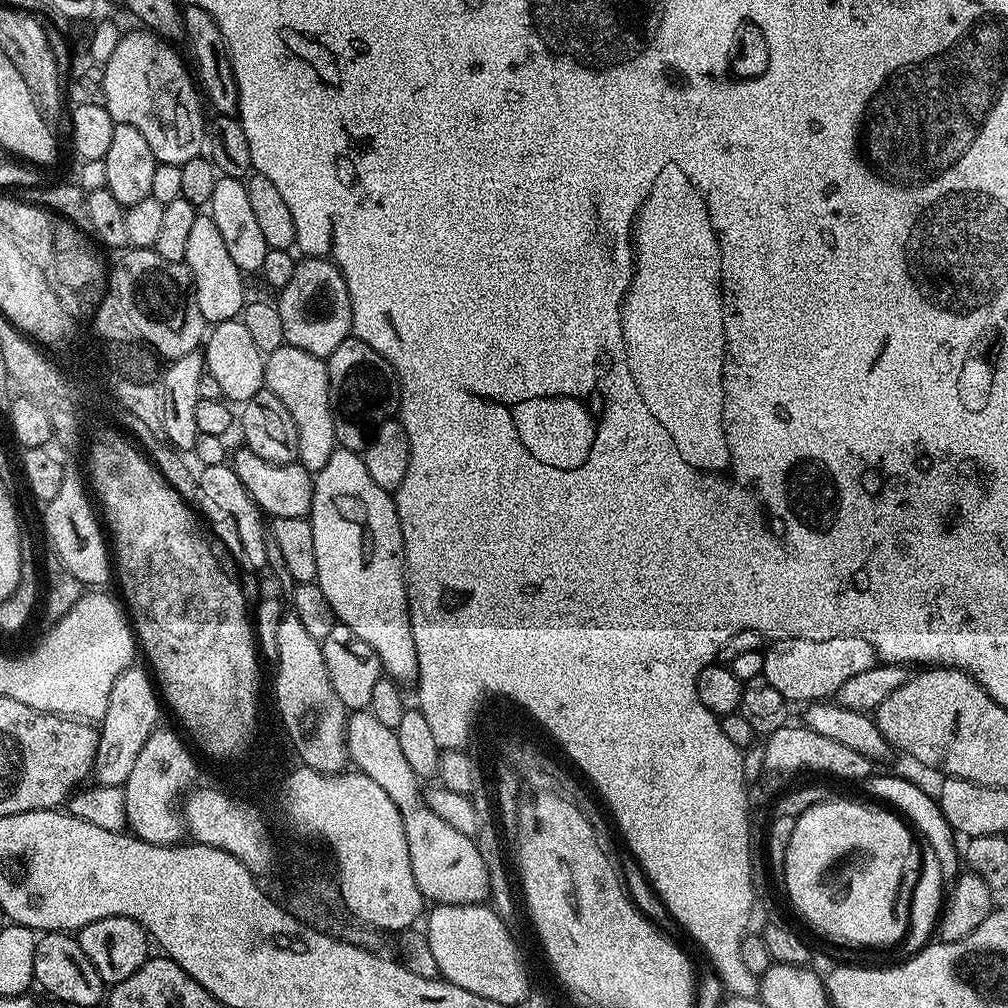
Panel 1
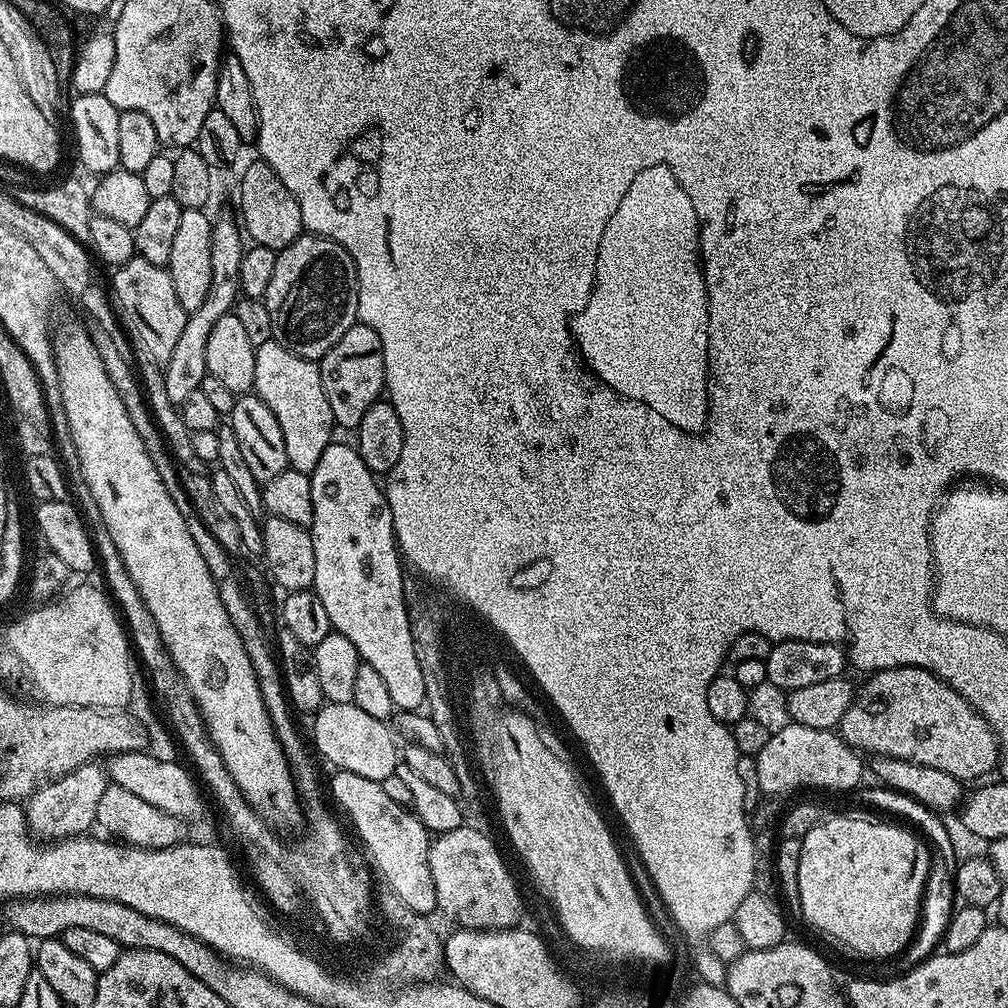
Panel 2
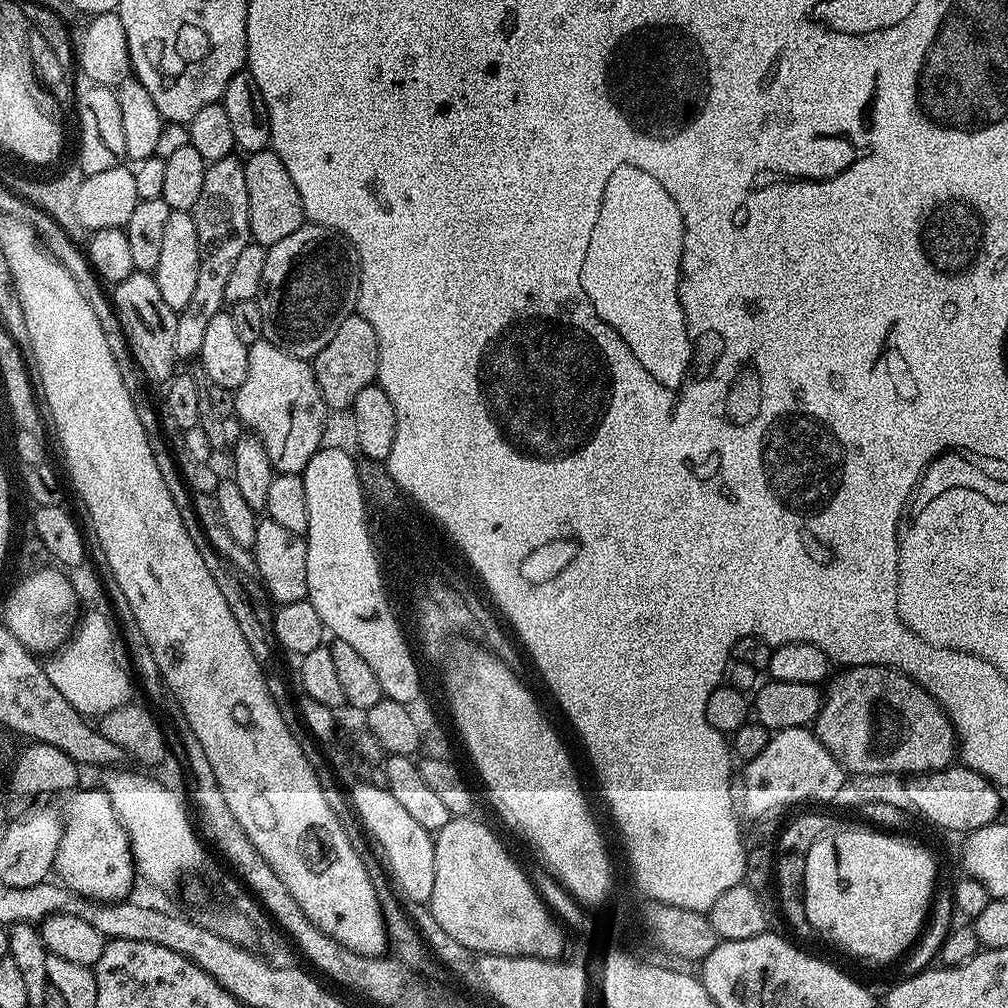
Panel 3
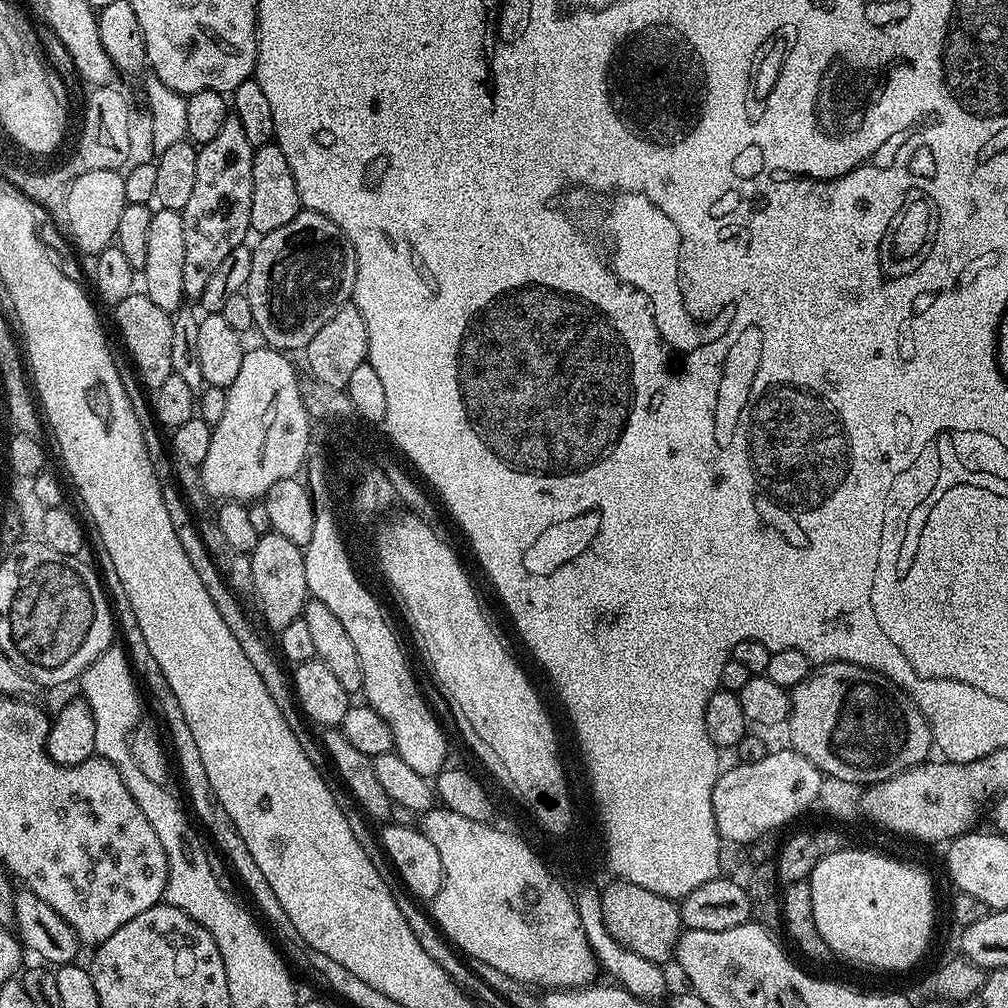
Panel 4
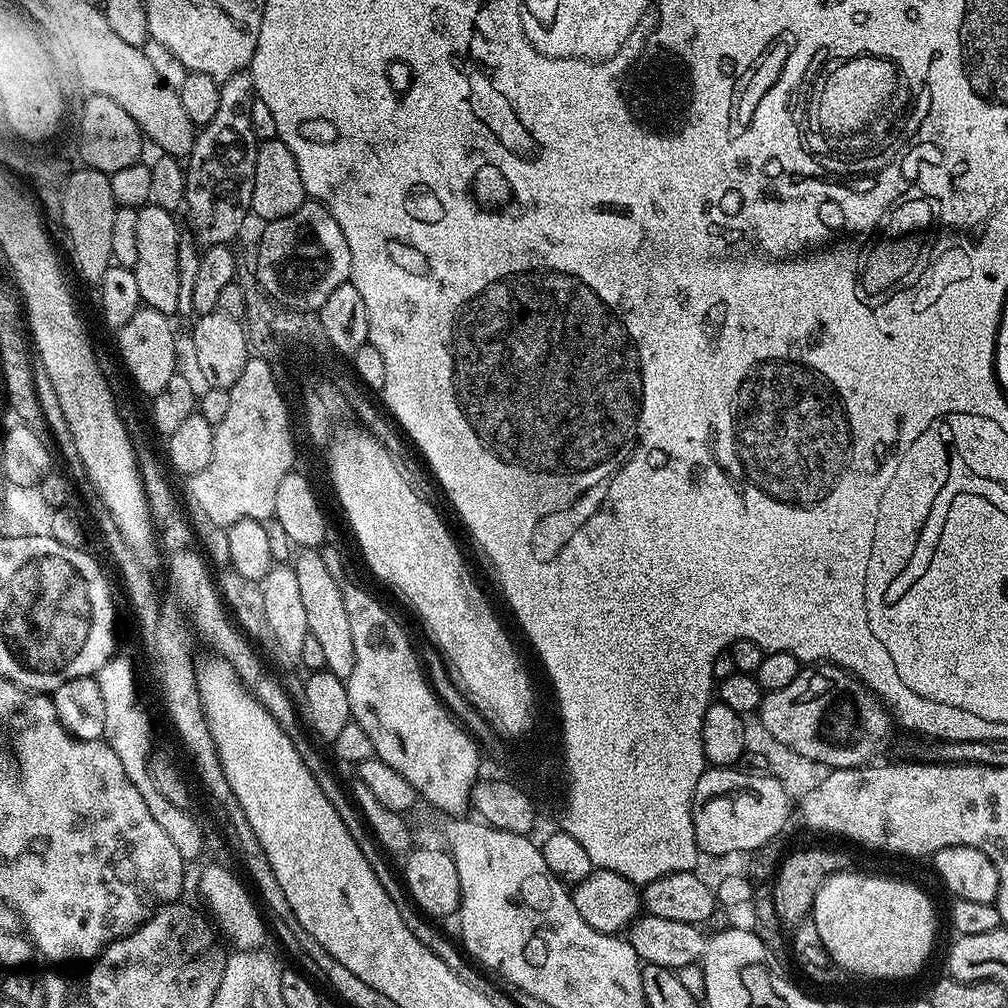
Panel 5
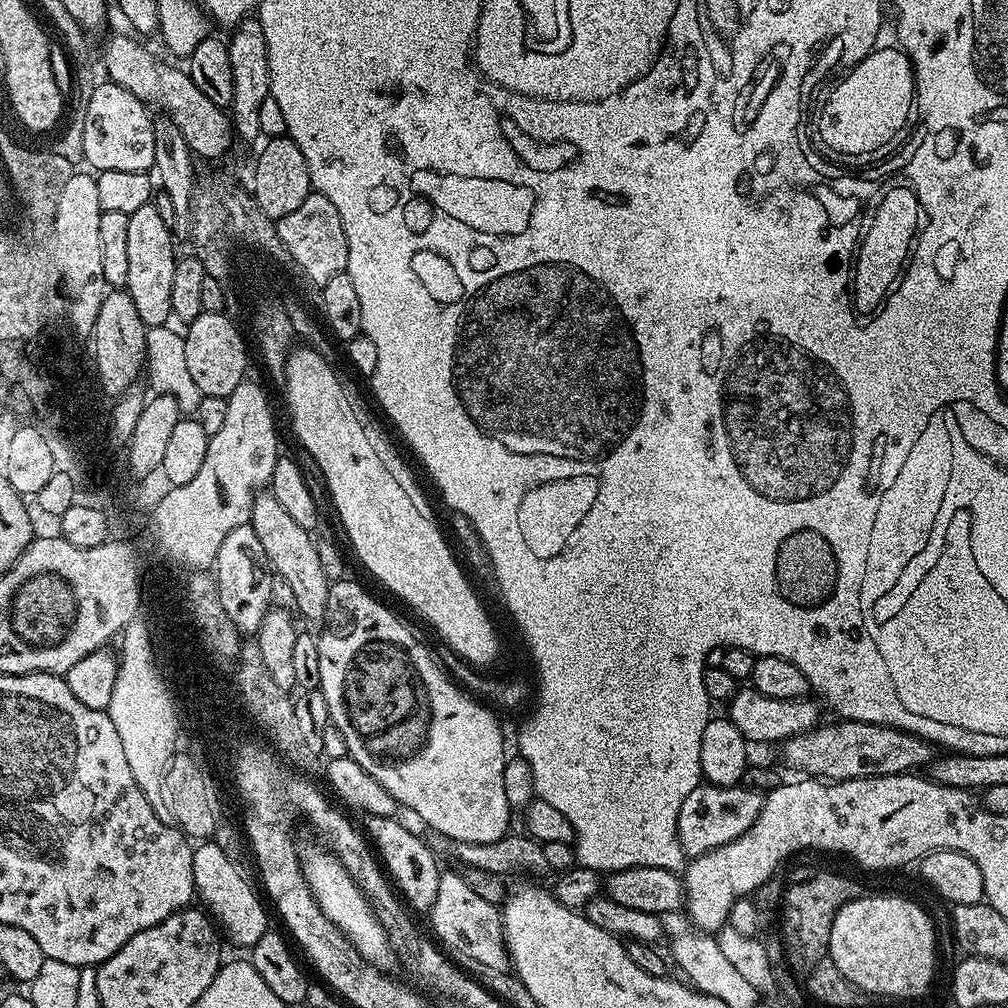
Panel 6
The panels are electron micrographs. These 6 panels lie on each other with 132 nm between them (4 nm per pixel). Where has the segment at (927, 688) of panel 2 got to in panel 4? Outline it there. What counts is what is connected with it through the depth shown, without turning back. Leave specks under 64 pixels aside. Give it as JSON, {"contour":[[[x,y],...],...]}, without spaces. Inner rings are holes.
{"contour":[[[835,660],[832,664],[817,664],[809,671],[806,678],[802,678],[802,682],[798,682],[798,686],[794,686],[790,690],[790,695],[791,708],[787,719],[790,726],[790,736],[787,738],[787,743],[795,751],[802,753],[825,777],[833,776],[859,786],[875,786],[884,780],[889,780],[891,776],[897,776],[898,773],[906,771],[907,768],[914,767],[915,764],[925,763],[929,759],[928,751],[930,753],[933,751],[934,745],[930,726],[926,722],[922,710],[918,710],[918,706],[912,701],[909,693],[904,688],[891,684],[886,677],[878,675],[877,672],[871,672],[869,668],[863,668],[857,664],[847,664],[841,660]]]}

